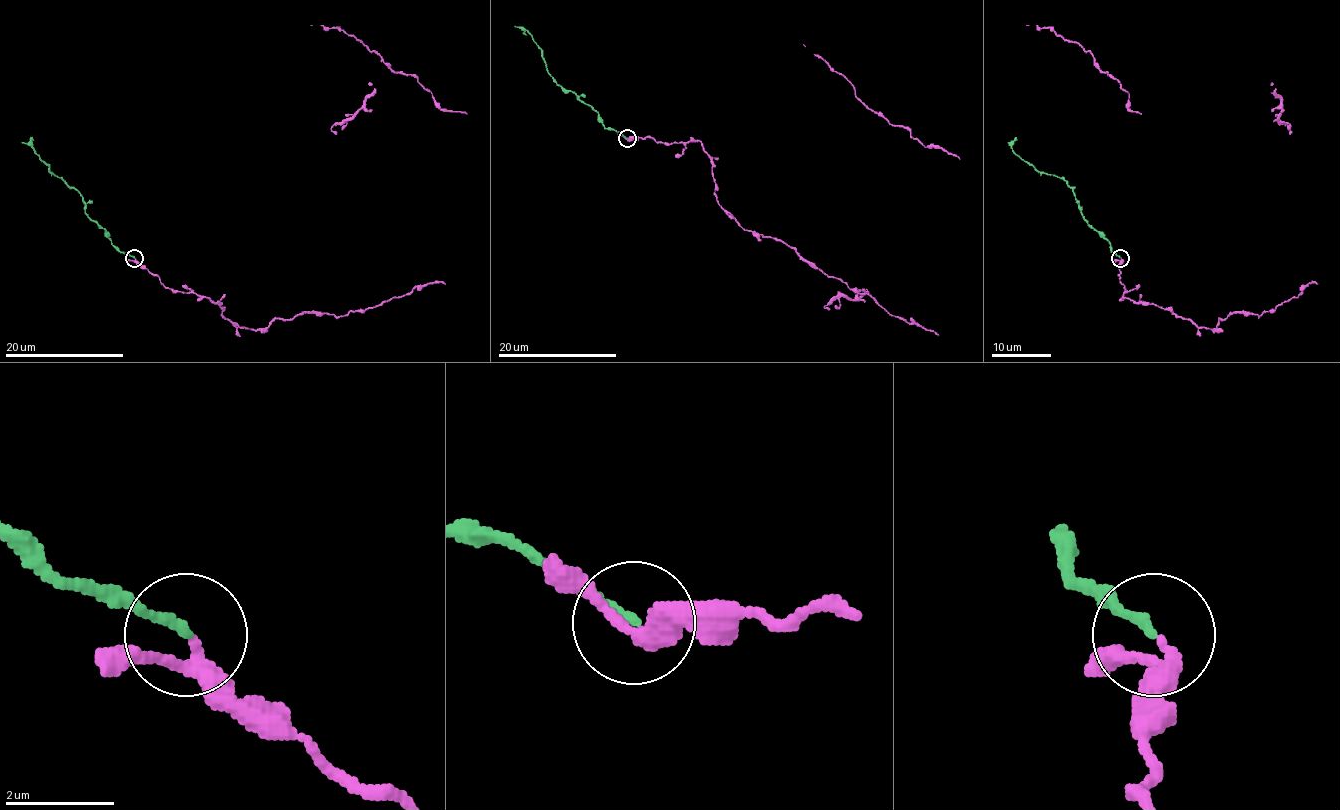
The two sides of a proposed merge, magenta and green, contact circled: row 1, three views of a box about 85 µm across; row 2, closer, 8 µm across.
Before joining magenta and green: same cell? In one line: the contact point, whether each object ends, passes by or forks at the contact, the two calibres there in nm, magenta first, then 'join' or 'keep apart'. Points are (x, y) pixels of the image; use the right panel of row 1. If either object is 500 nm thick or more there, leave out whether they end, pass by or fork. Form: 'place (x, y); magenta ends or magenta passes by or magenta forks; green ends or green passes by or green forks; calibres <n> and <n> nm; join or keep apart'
place (1120, 258); magenta passes by; green ends; calibres 240 and 170 nm; join

